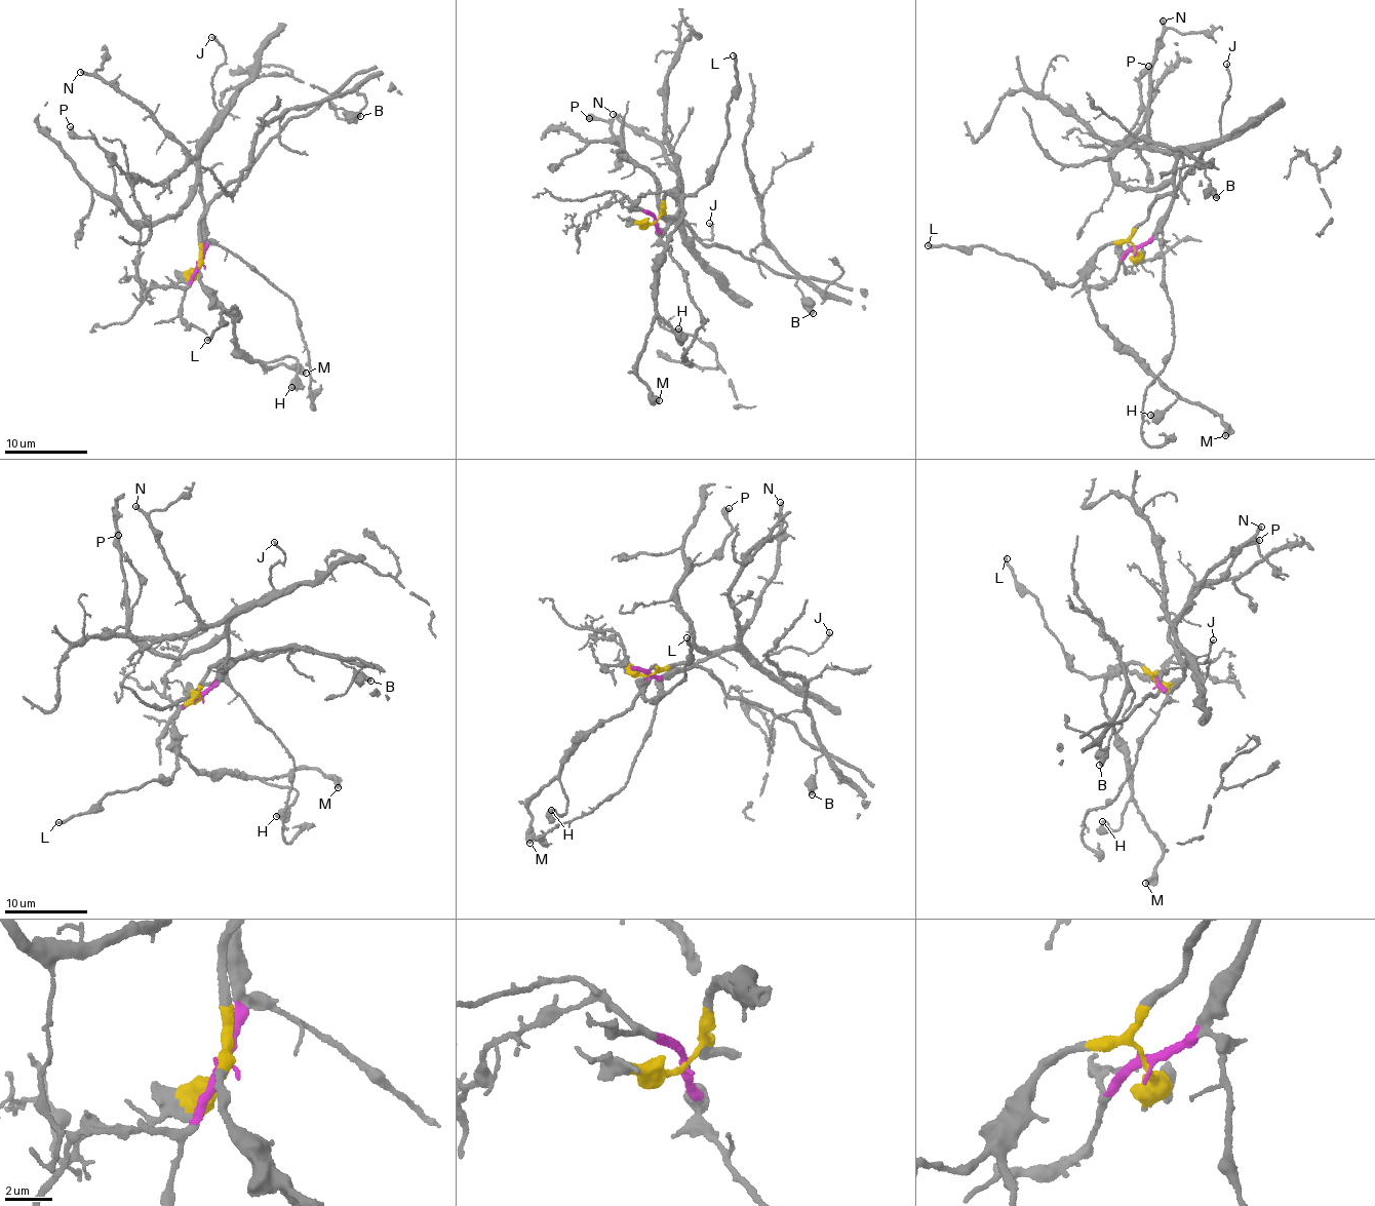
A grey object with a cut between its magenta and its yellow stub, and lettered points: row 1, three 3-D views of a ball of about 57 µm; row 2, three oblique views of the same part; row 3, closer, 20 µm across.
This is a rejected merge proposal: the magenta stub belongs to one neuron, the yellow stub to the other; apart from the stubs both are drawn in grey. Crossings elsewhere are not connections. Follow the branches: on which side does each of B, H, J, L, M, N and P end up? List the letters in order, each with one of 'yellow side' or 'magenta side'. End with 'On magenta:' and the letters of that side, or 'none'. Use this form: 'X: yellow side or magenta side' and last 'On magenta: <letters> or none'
B: yellow side
H: yellow side
J: magenta side
L: yellow side
M: yellow side
N: magenta side
P: magenta side
On magenta: J, N, P

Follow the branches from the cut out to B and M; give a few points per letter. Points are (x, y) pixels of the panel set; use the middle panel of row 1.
B: (656, 220), (663, 210), (663, 217), (669, 215), (709, 245), (730, 247), (795, 279), (812, 314)
M: (656, 220), (662, 197), (669, 192), (680, 201), (682, 215), (661, 263), (637, 373), (660, 400)

